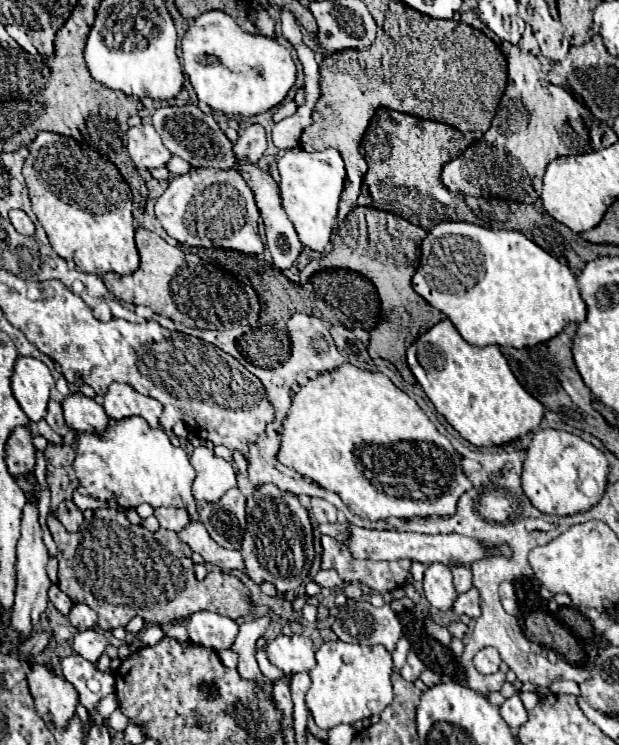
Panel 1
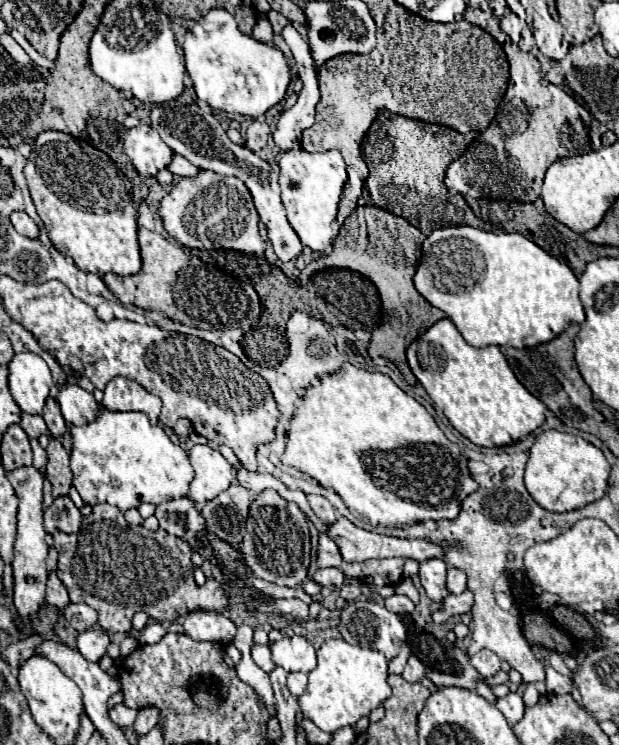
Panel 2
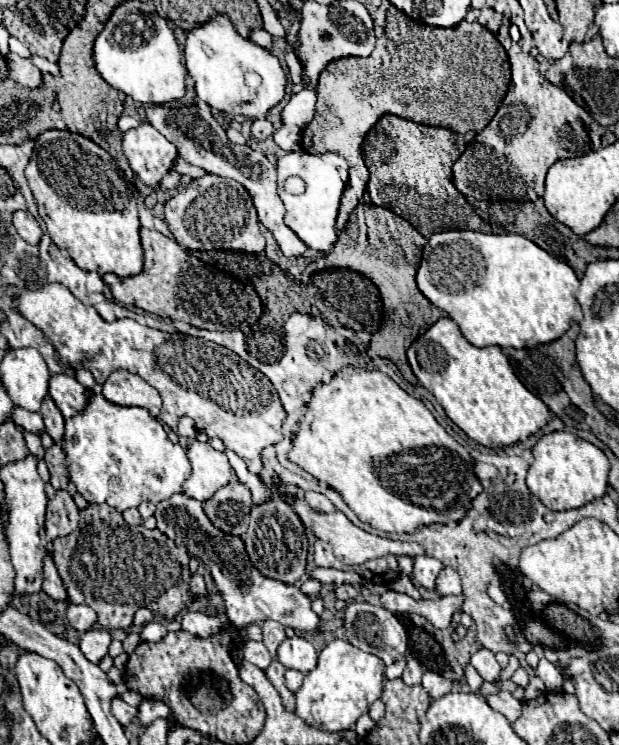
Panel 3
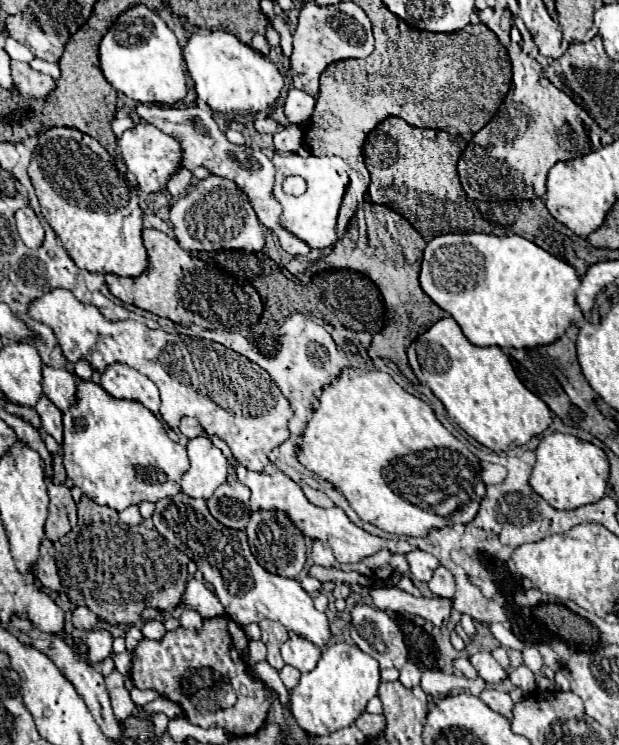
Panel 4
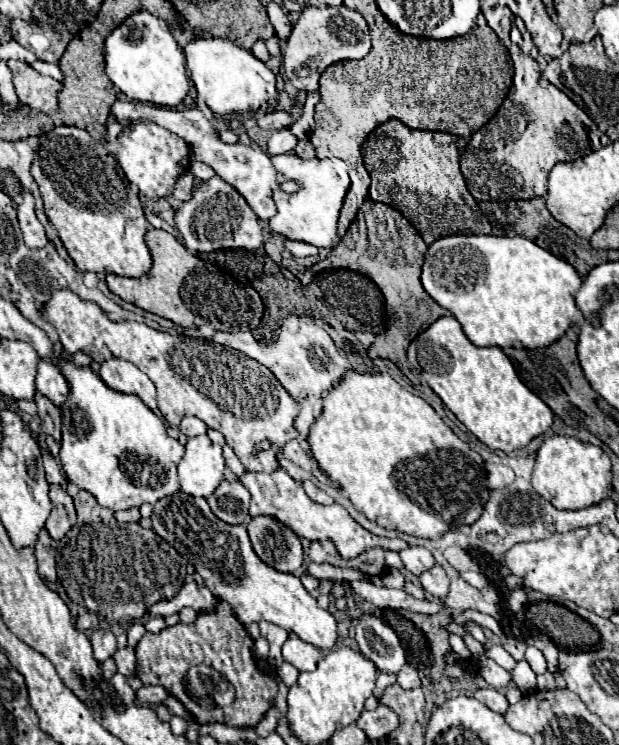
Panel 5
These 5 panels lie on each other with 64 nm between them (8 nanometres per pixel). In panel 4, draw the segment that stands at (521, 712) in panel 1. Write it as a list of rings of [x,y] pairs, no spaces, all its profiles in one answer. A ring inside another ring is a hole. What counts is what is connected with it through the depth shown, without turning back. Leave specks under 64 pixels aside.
[[[486,688],[484,692],[480,692],[478,698],[484,704],[488,704],[494,712],[498,712],[498,714],[502,714],[506,718],[512,718],[514,702],[512,702],[512,698],[506,692],[500,692],[500,690],[494,690],[494,688]]]

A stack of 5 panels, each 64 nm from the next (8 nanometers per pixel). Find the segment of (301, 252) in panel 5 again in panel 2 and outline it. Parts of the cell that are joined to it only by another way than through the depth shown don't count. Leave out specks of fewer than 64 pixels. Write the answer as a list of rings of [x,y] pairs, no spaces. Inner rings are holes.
[[[196,104],[190,106],[180,106],[180,108],[170,108],[170,106],[154,106],[150,112],[152,128],[162,136],[162,140],[180,156],[184,156],[188,162],[192,162],[200,170],[212,170],[220,176],[236,176],[246,184],[254,198],[254,206],[258,210],[260,220],[268,228],[268,238],[274,246],[274,252],[280,260],[288,262],[296,258],[304,246],[292,226],[286,220],[286,210],[280,200],[280,188],[278,188],[278,174],[274,168],[262,160],[258,154],[252,150],[234,144],[228,136],[226,130],[220,126],[220,122],[212,116],[212,112],[204,112]]]

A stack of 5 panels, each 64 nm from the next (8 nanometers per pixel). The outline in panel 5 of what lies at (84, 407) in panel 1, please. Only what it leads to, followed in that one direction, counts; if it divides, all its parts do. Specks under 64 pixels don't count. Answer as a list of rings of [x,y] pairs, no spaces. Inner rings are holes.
[[[40,360],[38,374],[36,374],[36,390],[50,398],[56,406],[62,406],[68,398],[68,382],[64,380],[62,372],[48,360]]]

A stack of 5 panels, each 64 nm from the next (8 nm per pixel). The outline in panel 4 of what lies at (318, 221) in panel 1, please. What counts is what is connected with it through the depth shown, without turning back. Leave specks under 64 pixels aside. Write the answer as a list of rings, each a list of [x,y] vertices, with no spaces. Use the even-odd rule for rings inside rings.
[[[274,154],[272,164],[276,166],[276,186],[274,186],[274,198],[282,204],[282,216],[280,224],[296,238],[304,240],[310,248],[316,250],[328,250],[338,240],[336,236],[336,218],[340,210],[340,202],[344,196],[344,190],[348,186],[348,164],[338,156],[308,156],[302,158],[298,154]],[[288,176],[302,176],[308,184],[306,192],[302,196],[286,196],[282,192],[282,182]]]

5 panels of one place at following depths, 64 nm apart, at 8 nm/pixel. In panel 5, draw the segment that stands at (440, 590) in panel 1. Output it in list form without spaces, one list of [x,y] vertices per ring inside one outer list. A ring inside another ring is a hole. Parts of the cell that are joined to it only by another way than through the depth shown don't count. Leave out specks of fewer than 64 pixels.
[[[408,546],[408,548],[400,550],[398,556],[404,562],[404,568],[410,570],[414,576],[418,576],[420,572],[424,572],[436,564],[434,556],[422,546]]]

